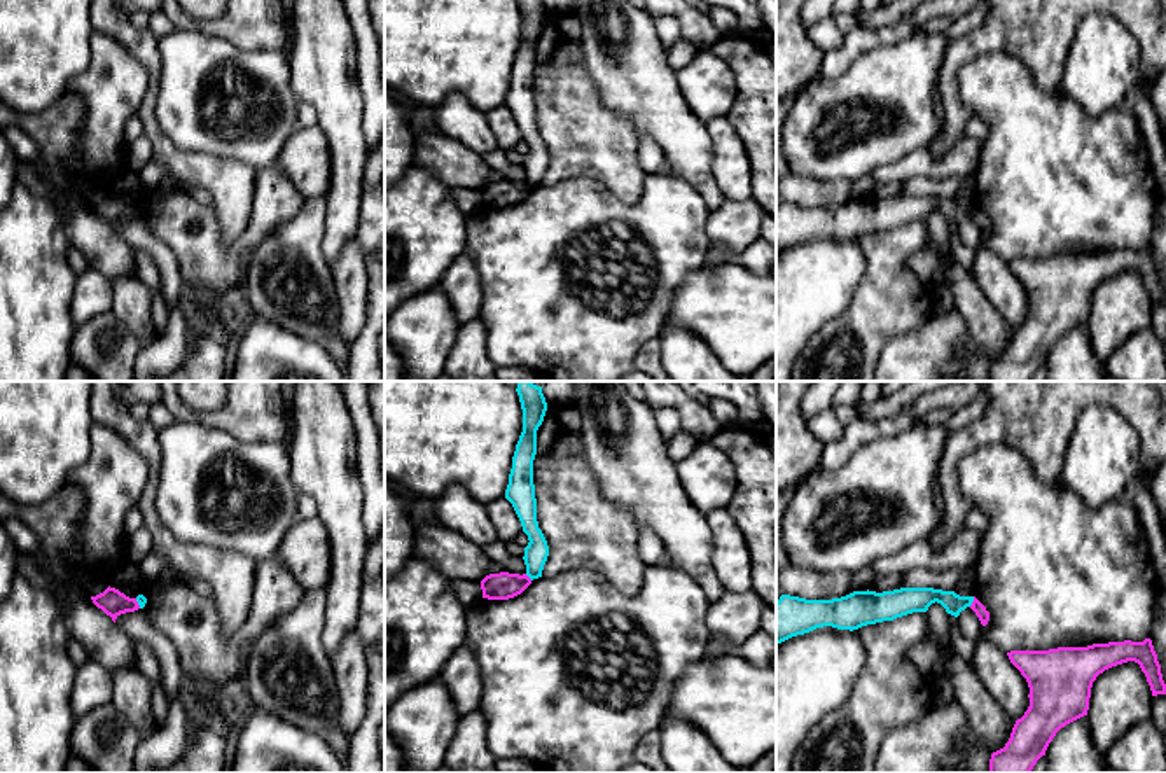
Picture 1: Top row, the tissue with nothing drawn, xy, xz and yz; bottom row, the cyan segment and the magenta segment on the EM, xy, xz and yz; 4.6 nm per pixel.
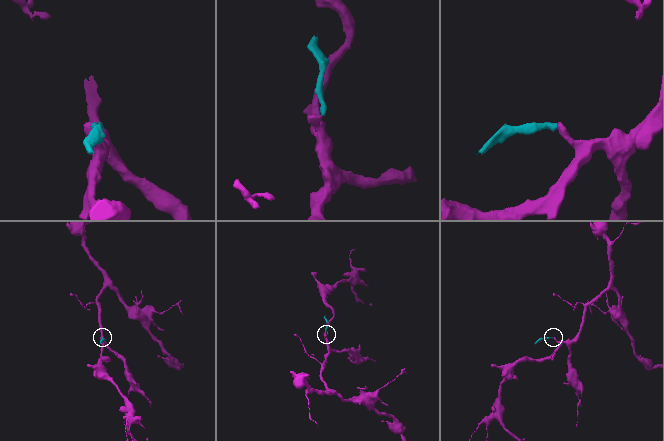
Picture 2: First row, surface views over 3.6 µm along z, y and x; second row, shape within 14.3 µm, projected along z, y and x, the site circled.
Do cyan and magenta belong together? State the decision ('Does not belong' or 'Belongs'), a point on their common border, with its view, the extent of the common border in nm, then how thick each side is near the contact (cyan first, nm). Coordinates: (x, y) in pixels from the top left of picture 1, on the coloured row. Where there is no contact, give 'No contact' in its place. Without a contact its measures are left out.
Does not belong. Touches cyan at yz (972, 600). Shared border 50 nm. Thickness 110 nm (cyan) against 60 nm

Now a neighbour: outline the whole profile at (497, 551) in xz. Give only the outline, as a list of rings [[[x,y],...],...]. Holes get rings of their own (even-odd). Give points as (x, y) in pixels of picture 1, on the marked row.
[[[495,540],[488,546],[482,547],[484,554],[489,558],[489,561],[500,563],[505,567],[505,570],[509,574],[526,574],[526,565],[523,558],[514,558],[509,551],[507,551],[507,544],[502,540]]]

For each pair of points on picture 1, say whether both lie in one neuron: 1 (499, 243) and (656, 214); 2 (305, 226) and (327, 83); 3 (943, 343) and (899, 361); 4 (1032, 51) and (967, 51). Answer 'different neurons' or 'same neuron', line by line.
1: same neuron
2: different neurons
3: same neuron
4: same neuron

